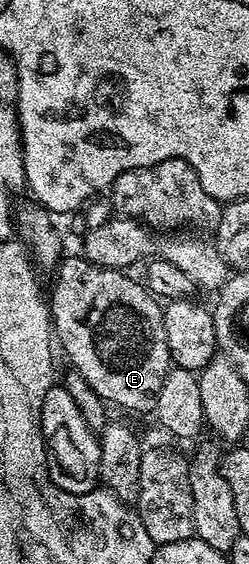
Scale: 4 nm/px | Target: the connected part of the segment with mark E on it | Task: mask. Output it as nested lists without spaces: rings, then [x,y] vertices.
[[[84,256],[62,257],[53,278],[53,298],[48,299],[55,338],[69,357],[68,365],[78,370],[91,384],[91,388],[106,403],[114,402],[125,410],[152,411],[156,404],[164,378],[171,369],[171,359],[165,329],[163,306],[140,281],[128,278],[125,270],[104,270]]]

